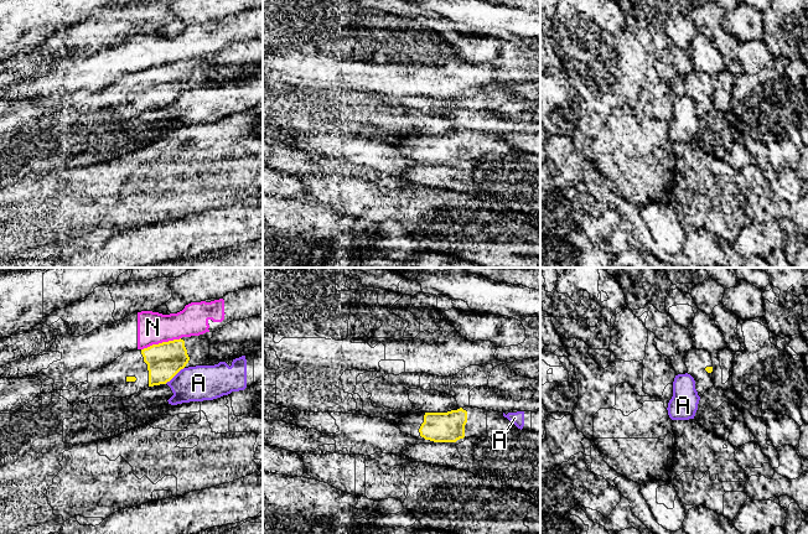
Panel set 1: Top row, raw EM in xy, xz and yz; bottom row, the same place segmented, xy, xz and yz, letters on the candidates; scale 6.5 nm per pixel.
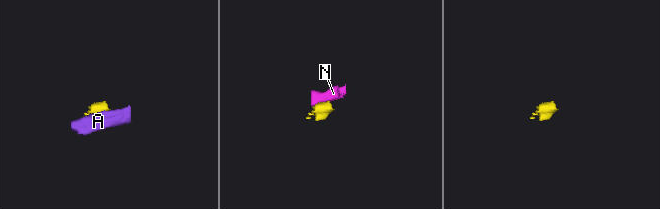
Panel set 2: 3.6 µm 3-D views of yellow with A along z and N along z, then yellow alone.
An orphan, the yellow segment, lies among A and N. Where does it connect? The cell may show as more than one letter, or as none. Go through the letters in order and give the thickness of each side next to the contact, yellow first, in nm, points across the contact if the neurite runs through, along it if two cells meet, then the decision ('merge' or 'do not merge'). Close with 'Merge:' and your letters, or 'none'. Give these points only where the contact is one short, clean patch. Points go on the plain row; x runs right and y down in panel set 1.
A: 220/220 nm | along xy (184, 89), (165, 105) | do not merge
N: 220/200 nm | along xy (180, 60), (172, 63), (153, 66), (141, 72) | do not merge
Merge: none

